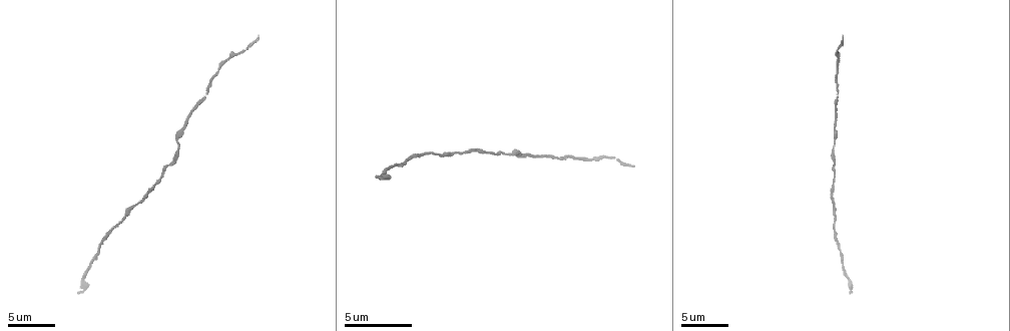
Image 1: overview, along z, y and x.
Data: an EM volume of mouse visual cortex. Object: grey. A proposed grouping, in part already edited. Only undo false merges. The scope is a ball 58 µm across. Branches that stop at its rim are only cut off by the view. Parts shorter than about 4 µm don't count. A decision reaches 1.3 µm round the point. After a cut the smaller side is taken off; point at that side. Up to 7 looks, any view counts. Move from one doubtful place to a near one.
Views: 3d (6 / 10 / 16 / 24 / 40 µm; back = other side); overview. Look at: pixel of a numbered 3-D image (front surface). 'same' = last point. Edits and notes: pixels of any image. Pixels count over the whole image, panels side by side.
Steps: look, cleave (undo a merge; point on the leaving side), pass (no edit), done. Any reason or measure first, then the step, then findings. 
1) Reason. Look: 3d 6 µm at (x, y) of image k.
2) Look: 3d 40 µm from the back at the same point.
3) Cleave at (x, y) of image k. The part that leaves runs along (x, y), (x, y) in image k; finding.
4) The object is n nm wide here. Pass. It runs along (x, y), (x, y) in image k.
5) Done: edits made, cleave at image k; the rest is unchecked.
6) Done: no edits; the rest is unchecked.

Look: 3d 10 µm at (834, 166) of image 1.

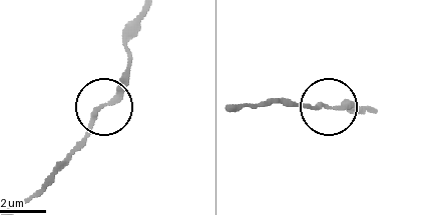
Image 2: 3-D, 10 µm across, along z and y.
Pass. It runs along (102, 106), (86, 134), (60, 161) in image 2; continuous, no second neuron.

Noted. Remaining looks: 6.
Thin neck. Look: 3d 16 µm at (138, 203) of image 1.

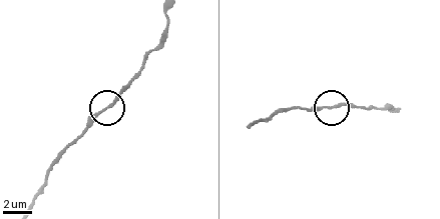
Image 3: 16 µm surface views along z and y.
Other side. Look: 3d 16 µm from the back at (331, 107) of image 3.

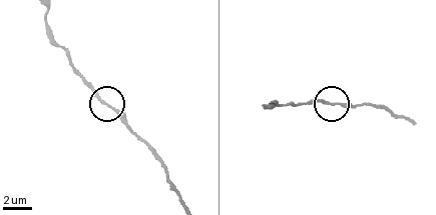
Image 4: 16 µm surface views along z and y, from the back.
Pass. It runs along (287, 106), (308, 102), (357, 106) in image 4; all the same neuron.

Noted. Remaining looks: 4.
Thick turns thin. Look: 3d 10 µm at (532, 155) of image 1.

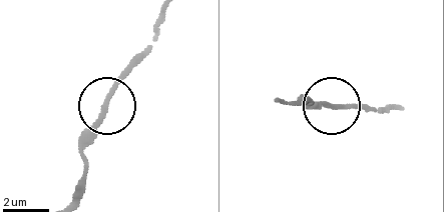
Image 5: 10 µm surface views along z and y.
Look: 3d 10 µm from the back at (329, 106) of image 5.

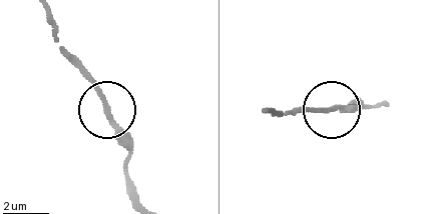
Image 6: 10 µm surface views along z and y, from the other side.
Pass. It runs along (374, 108), (359, 102), (353, 108), (297, 108) in image 6; one neuron here.

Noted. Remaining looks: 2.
Calibre changes. Look: 3d 10 µm at (221, 64) of image 1.

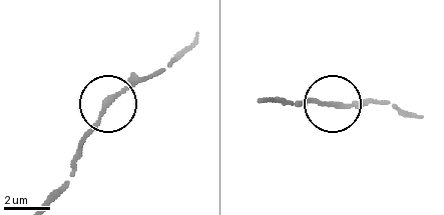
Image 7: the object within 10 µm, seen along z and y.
Pass. It runs along (265, 98), (292, 104), (389, 104) in image 7; one neuron here.

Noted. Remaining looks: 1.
Done: no edits; the rest is unchecked.

